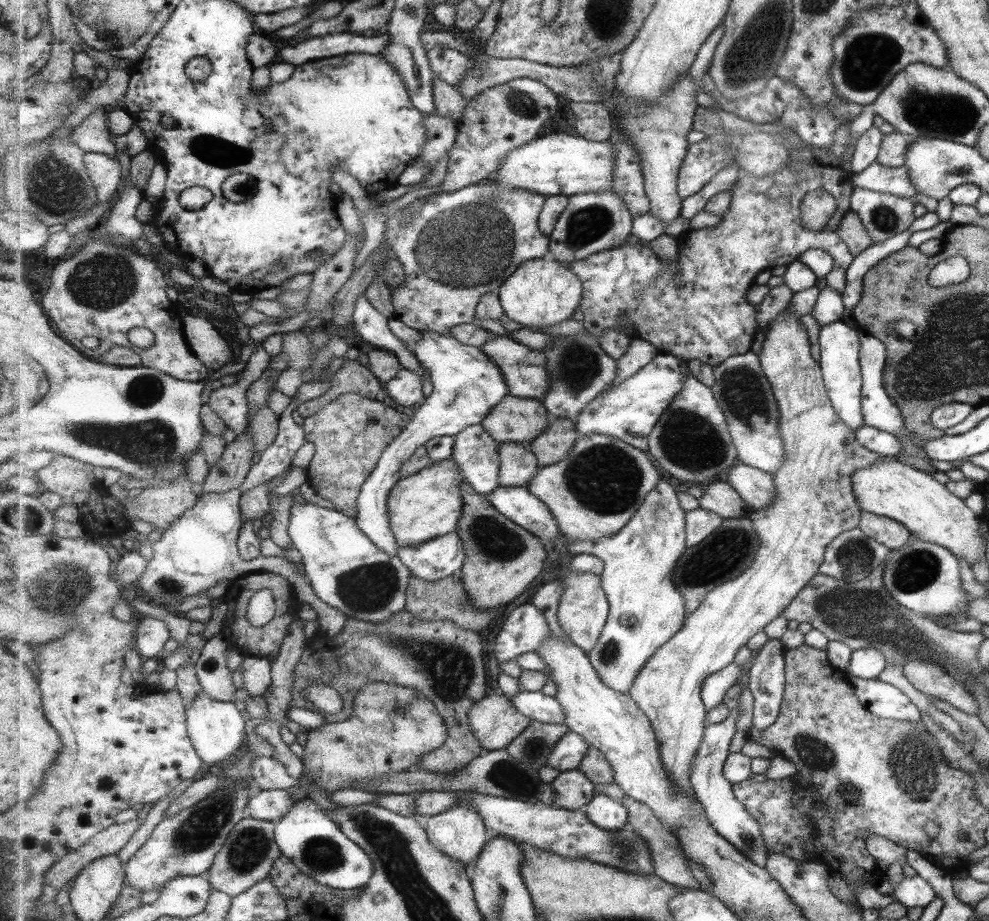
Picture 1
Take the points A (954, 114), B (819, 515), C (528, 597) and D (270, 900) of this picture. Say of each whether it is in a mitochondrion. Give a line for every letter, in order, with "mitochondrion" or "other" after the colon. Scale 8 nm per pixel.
A: mitochondrion
B: other
C: other
D: other

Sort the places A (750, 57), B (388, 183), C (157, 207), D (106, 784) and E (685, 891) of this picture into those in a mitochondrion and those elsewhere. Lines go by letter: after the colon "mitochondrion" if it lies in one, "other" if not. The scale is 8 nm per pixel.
A: mitochondrion
B: other
C: other
D: other
E: other

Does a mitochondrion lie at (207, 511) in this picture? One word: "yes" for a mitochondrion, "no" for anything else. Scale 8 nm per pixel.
no

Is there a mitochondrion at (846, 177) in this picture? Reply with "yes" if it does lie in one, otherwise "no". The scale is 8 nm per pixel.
no

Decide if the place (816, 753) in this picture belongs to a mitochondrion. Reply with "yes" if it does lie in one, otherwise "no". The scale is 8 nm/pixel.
yes

